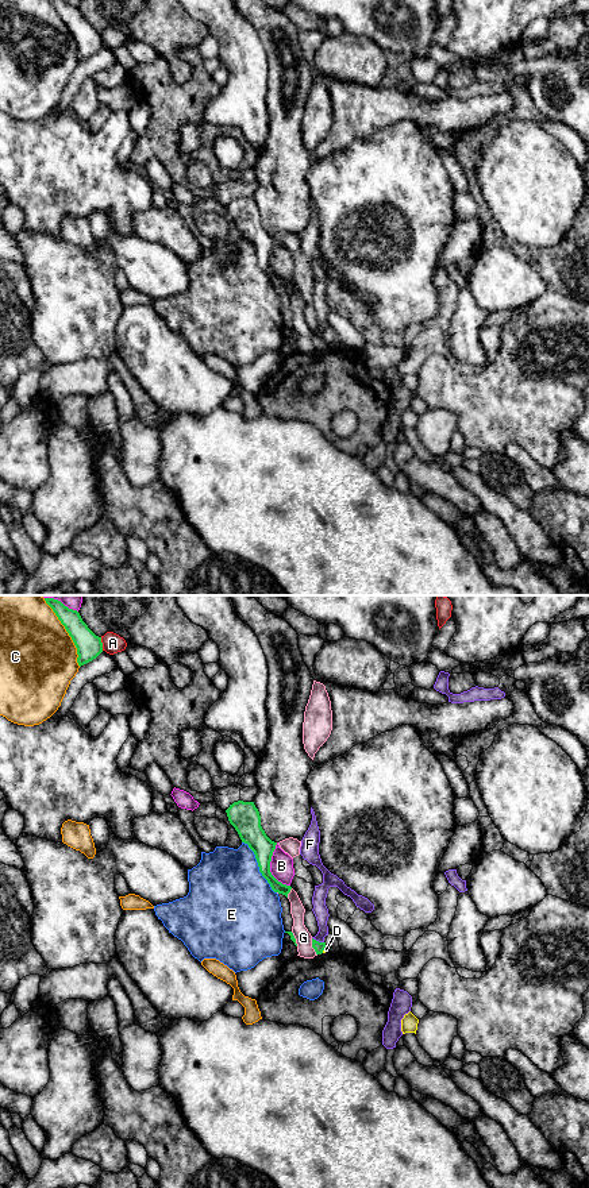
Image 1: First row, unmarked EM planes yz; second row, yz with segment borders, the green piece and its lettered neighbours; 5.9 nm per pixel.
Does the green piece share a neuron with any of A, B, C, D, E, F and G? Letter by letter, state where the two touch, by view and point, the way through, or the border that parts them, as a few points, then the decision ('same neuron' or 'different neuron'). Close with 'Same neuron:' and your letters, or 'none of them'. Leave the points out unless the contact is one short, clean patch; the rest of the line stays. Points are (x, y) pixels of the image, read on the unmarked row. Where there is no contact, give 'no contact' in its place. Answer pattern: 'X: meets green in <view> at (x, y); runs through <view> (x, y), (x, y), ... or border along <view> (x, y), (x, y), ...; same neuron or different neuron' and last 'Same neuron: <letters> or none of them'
A: meets green in yz at (101, 39); different neuron
B: meets green in yz at (269, 262); different neuron
C: meets green in yz at (69, 30); different neuron
D: meets green in yz at (324, 343); runs through yz (319, 342), (324, 343), (326, 344); same neuron
E: meets green in yz at (258, 261); different neuron
F: meets green in yz at (318, 336); different neuron
G: meets green in yz at (312, 342); different neuron
Same neuron: D

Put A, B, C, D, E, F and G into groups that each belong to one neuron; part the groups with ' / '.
A / B / C / D / E / F / G

